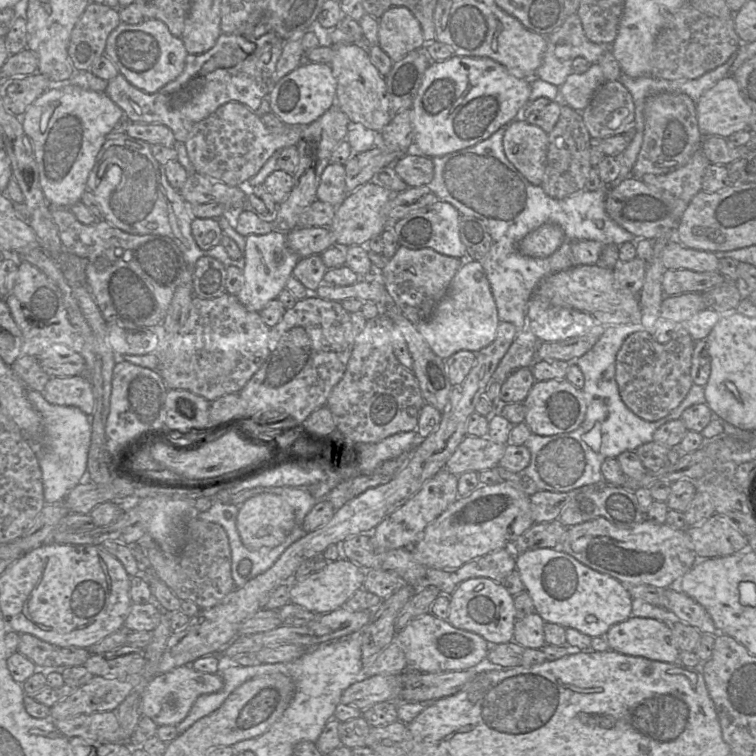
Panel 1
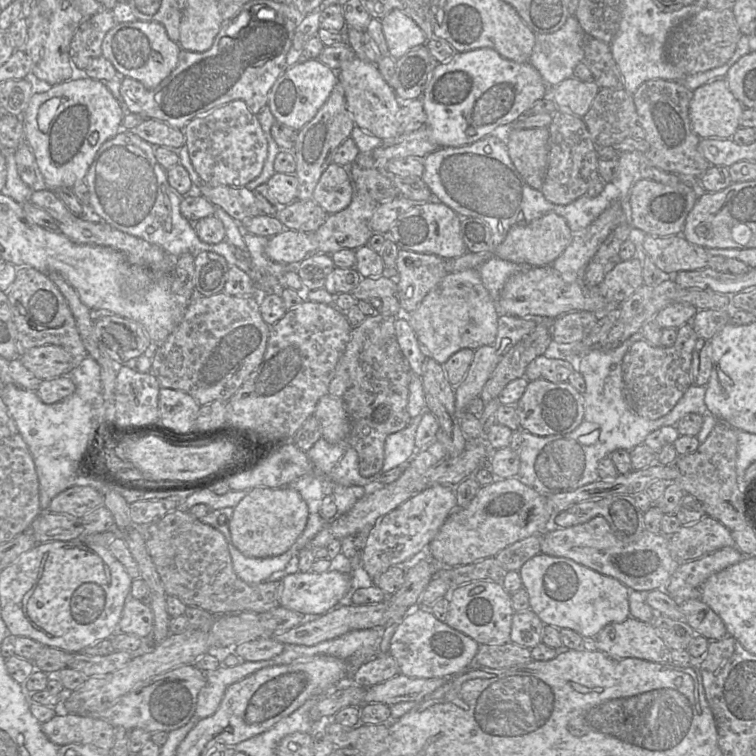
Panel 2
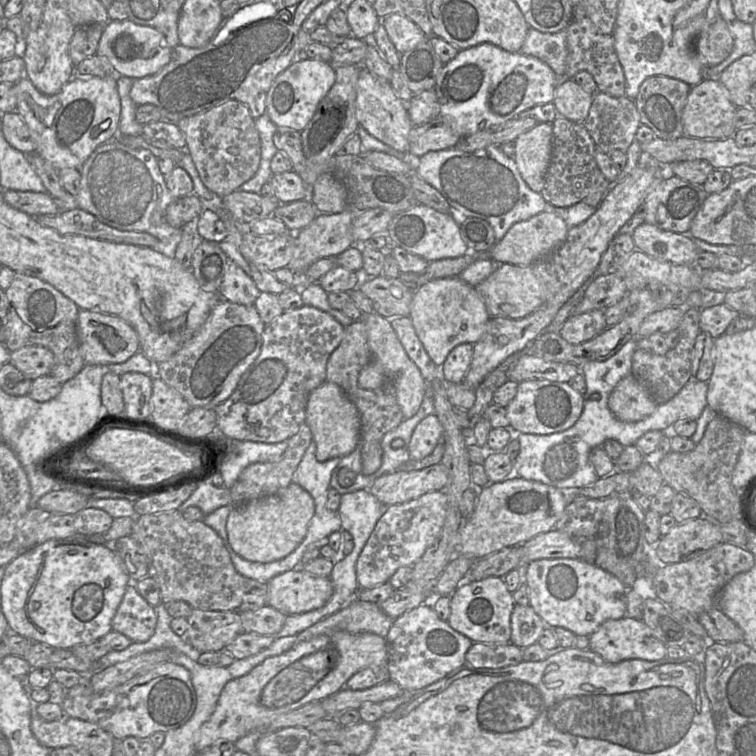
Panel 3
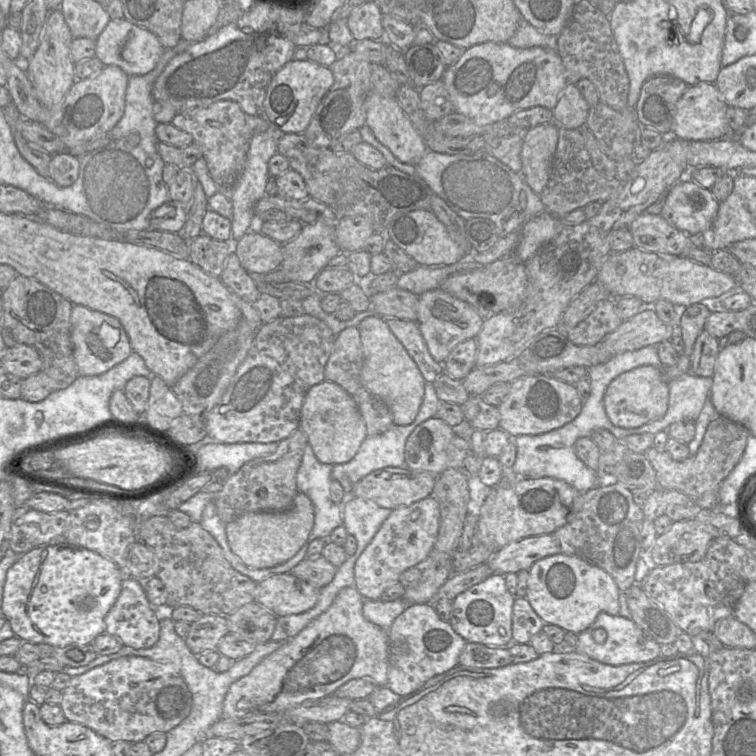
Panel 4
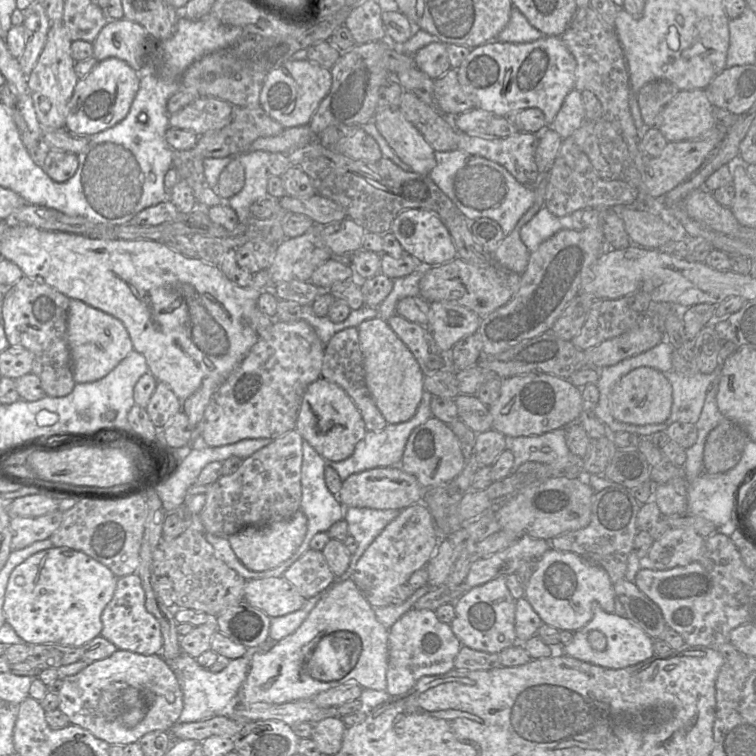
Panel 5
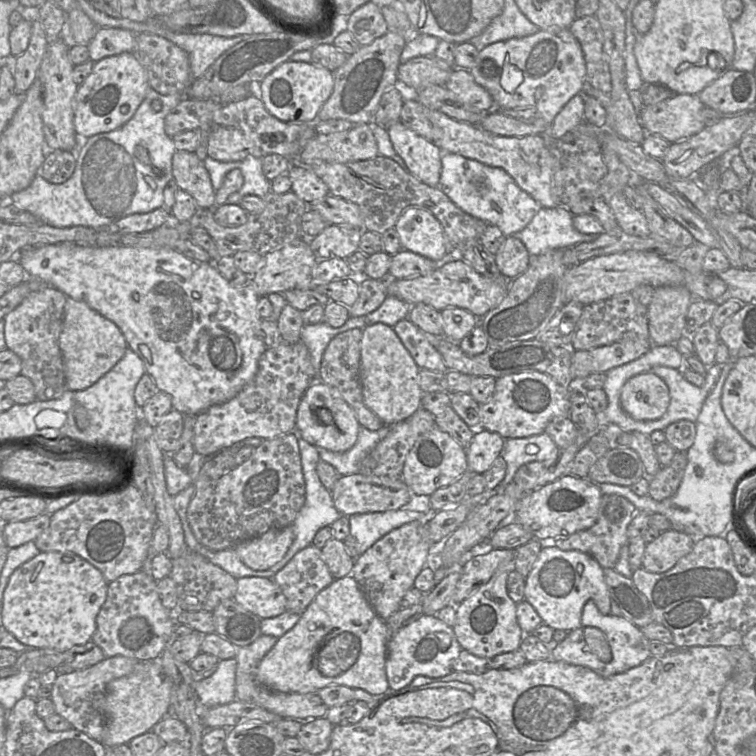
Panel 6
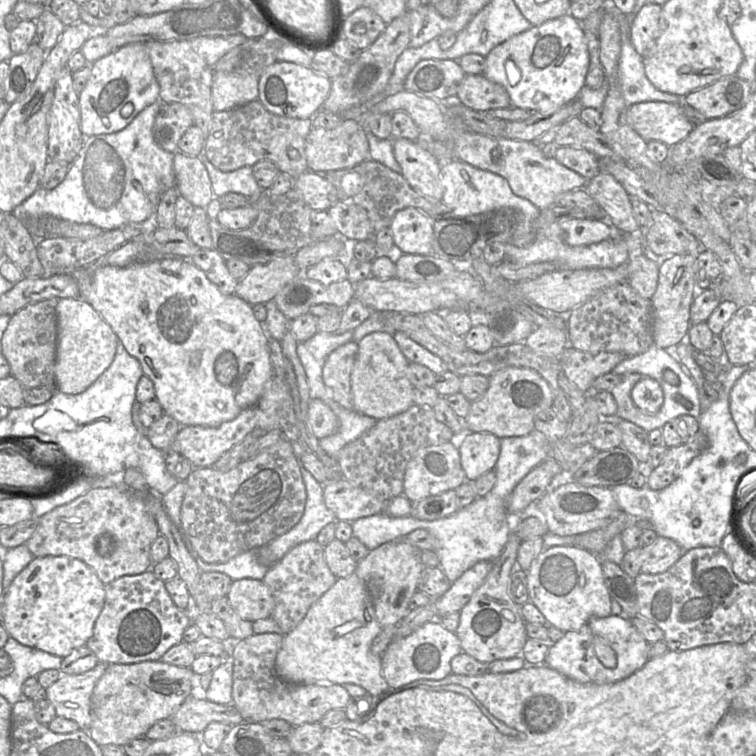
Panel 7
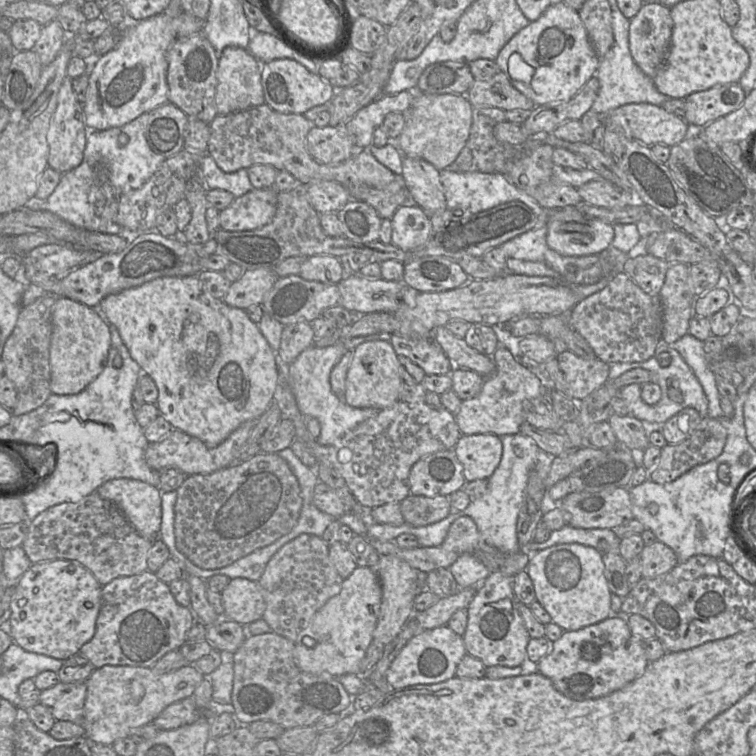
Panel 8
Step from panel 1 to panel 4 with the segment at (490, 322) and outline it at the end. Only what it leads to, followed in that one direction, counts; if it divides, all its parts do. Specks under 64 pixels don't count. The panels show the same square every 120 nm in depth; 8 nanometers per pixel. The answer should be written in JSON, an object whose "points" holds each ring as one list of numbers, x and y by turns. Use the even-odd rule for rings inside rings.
{"points":[[441,288,418,296,416,323,433,359,443,364,450,352,459,343,475,339,482,329,484,319,466,302,455,298]]}

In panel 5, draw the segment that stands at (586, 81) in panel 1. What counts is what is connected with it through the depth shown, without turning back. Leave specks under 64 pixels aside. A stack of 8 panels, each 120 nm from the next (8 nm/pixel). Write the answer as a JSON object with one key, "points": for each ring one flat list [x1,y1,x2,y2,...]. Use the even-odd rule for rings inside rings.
{"points":[[573,89,565,97,550,127,564,139,570,137,585,120,585,107,581,92]]}

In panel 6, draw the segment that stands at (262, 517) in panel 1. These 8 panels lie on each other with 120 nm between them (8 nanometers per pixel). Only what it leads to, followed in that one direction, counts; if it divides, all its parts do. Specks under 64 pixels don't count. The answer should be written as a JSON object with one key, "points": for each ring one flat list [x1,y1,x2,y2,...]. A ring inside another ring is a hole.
{"points":[[291,525,271,529,266,533,242,541,235,547,239,559,255,571,263,571,279,562,294,540]]}

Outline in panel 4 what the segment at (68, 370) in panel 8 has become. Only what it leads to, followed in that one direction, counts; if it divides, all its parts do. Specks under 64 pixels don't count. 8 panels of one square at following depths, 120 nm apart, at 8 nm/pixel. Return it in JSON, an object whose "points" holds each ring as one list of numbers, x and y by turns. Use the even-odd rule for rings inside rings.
{"points":[[73,305,72,308,71,341,79,376,101,375,124,361,133,351,119,320,82,305]]}

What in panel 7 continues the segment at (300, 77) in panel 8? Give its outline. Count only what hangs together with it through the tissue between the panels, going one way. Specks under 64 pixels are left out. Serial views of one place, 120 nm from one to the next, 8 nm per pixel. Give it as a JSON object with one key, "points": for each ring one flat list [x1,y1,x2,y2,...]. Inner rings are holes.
{"points":[[276,61,259,77,258,100,271,113,297,119,312,119,319,112,331,90,327,76,293,62]]}

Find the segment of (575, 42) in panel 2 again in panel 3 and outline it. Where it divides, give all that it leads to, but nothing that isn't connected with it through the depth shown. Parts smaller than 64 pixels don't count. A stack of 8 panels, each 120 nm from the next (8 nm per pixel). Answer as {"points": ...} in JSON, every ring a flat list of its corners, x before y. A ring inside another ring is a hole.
{"points":[[529,28,520,52,546,63,559,79,565,78,568,49,566,29,557,33,543,33]]}

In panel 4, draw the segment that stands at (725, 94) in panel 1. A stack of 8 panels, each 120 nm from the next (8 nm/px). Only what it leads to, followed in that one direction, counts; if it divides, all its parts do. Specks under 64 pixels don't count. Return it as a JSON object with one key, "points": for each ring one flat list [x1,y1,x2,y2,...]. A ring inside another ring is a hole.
{"points":[[701,82,689,86,676,103,671,135,686,141,709,141,727,137,727,108,714,84]]}

